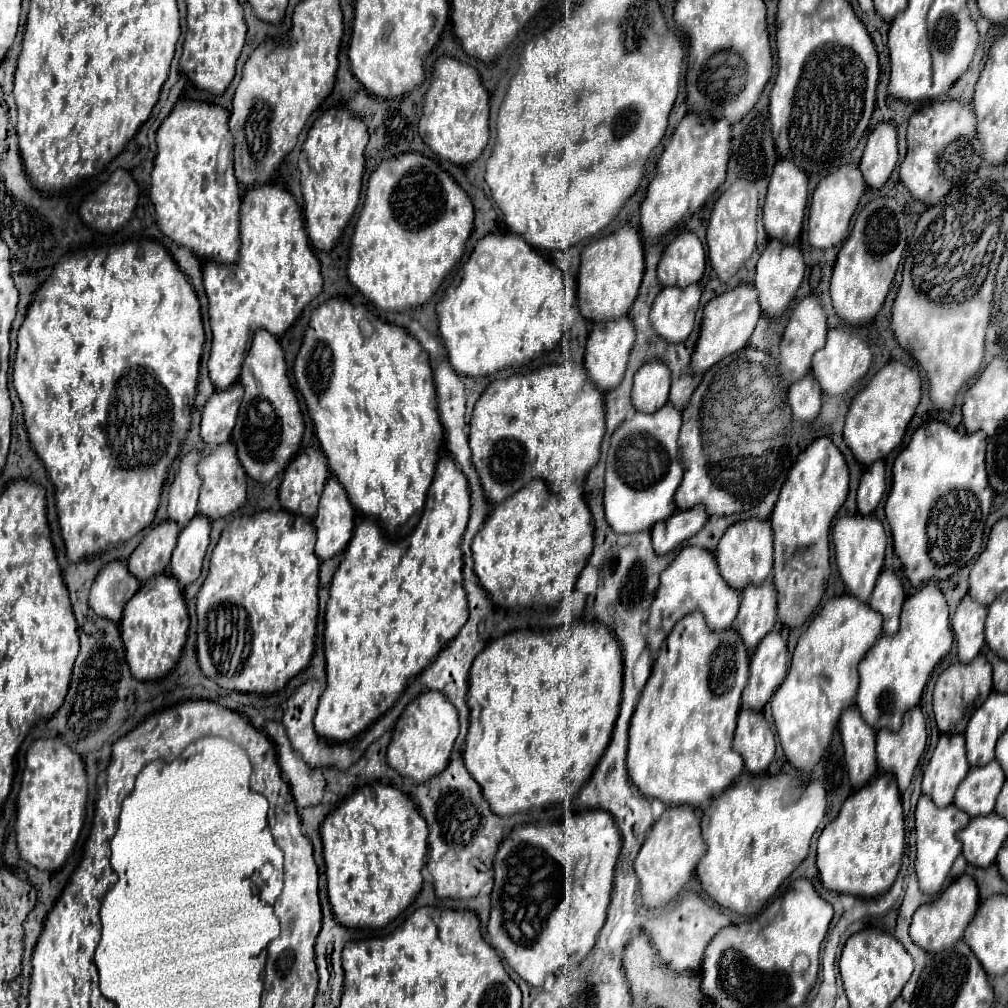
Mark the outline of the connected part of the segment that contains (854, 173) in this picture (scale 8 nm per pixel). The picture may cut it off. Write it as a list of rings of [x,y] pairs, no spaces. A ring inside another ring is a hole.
[[[855,166],[837,168],[835,172],[831,172],[829,176],[825,176],[819,182],[819,186],[813,192],[811,210],[809,210],[809,244],[811,246],[815,246],[819,250],[827,250],[847,238],[851,216],[855,214],[855,208],[865,192],[865,188],[867,186],[865,186],[863,174]]]

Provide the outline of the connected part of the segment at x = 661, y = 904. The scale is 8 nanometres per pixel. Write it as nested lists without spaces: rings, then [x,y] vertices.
[[[673,806],[653,824],[637,858],[635,874],[641,884],[641,896],[647,908],[665,908],[691,880],[699,860],[705,856],[707,846],[701,836],[701,814],[691,806]]]

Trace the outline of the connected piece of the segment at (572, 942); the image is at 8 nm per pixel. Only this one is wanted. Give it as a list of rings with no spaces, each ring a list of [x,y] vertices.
[[[587,810],[587,812],[579,812],[570,818],[564,818],[560,822],[541,822],[541,824],[523,824],[517,826],[499,846],[499,854],[495,856],[493,868],[495,868],[495,886],[493,886],[493,894],[491,894],[491,916],[489,916],[489,936],[491,936],[491,946],[495,950],[499,950],[503,954],[503,958],[507,960],[507,964],[531,986],[543,986],[545,978],[549,974],[555,974],[557,970],[565,968],[565,958],[567,964],[569,962],[581,962],[591,948],[595,946],[595,940],[599,936],[599,930],[605,924],[607,918],[607,908],[609,908],[609,896],[611,896],[611,888],[613,888],[613,872],[615,872],[615,862],[621,850],[621,838],[619,838],[619,830],[613,824],[611,814],[607,814],[605,810]]]

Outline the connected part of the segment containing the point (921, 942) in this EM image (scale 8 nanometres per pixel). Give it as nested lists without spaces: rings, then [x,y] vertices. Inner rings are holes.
[[[961,876],[939,898],[917,908],[911,920],[911,930],[909,930],[911,940],[927,952],[945,950],[947,946],[953,946],[957,940],[961,940],[963,930],[969,926],[977,908],[979,908],[977,884],[971,876]]]

